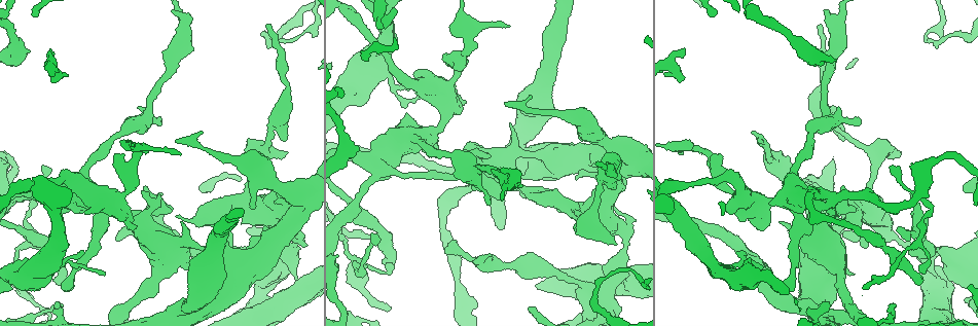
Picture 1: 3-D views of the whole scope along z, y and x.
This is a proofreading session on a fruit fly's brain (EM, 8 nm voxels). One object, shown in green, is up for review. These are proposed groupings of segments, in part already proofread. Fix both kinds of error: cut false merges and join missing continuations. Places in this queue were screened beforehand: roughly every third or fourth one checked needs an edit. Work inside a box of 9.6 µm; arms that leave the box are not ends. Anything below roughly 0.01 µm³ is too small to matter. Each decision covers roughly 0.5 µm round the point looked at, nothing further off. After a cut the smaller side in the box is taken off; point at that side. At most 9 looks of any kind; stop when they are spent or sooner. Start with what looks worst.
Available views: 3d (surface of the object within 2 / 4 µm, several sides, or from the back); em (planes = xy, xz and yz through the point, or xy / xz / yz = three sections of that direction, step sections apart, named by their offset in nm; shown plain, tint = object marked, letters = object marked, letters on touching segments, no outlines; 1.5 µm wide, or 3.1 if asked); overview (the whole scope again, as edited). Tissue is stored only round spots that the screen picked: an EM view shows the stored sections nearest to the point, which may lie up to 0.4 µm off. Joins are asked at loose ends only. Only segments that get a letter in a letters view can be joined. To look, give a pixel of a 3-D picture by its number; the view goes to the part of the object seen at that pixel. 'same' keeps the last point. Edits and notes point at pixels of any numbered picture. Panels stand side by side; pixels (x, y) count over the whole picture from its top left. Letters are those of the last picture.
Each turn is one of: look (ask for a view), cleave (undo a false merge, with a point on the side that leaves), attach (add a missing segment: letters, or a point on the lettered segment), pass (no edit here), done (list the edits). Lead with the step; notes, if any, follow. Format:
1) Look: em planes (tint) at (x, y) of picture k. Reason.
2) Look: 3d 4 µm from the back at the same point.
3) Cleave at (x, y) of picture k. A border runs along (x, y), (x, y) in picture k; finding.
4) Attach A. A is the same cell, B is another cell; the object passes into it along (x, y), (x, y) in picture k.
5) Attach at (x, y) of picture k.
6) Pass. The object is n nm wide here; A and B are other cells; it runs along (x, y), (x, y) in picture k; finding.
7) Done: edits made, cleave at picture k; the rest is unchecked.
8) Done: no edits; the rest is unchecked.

Look: 3d 4 µm at (52, 304) of picture 1. An open end.

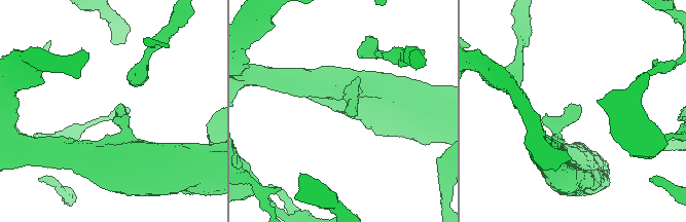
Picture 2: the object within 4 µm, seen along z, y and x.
Look: em planes (letters) at (345, 110) of picture 2. Now the EM.

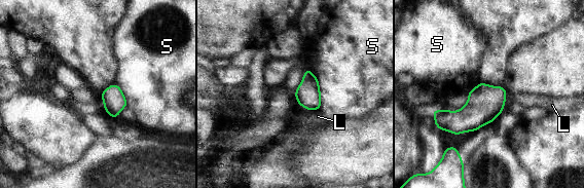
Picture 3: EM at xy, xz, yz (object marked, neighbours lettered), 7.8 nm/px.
Pass. The longest contact is with S, 340 nm; L and S are other cells; a border runs along (306, 68), (318, 80), (320, 109) in picture 3; no lettered segment goes on from it.

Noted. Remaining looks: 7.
Look: 3d 2 µm at (596, 165) of picture 1. Free end.

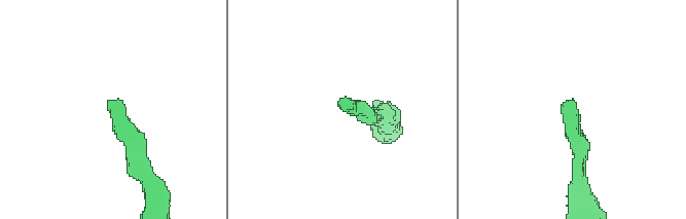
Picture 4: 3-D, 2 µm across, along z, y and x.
Look: em xy step 8 (tint) at (339, 105) of picture 4.

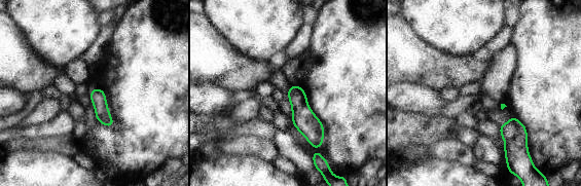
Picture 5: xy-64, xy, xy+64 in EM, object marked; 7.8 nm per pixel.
Look: em planes (letters) at the same point.

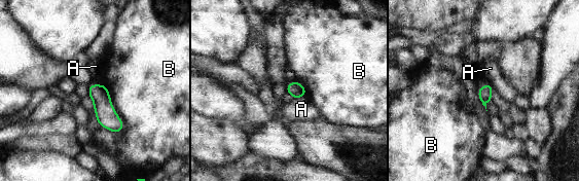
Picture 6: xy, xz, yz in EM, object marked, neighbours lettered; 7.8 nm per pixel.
Pass. The object is 110 nm wide here; A and B are other cells; none of them fits.

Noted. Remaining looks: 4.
Look: em planes (letters) at (488, 205) of picture 1. An open end.

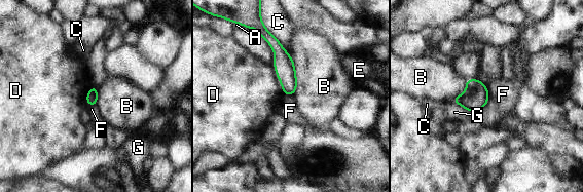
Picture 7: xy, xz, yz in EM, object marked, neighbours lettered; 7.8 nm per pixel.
Pass. A, B, C, D, E, F and G are other cells; it runs along (269, 37), (281, 53), (289, 92) in picture 7; no lettered segment goes on from it.

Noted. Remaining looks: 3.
Look: em planes (tint) at (62, 304) of picture 1. Thin end.

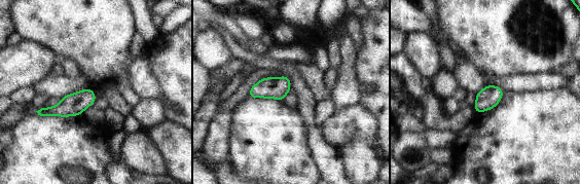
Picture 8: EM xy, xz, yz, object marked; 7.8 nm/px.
Look: em planes (letters) at the same point. See the neighbours.

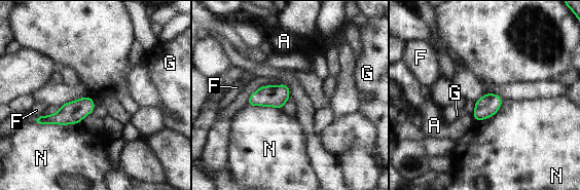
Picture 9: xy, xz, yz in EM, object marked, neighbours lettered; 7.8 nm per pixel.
Pass. A, F, G and N are other cells; a border runs along (34, 119), (43, 124), (79, 123) in picture 9; none of them fits.

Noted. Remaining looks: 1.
Done: no edits; the rest is unchecked.

